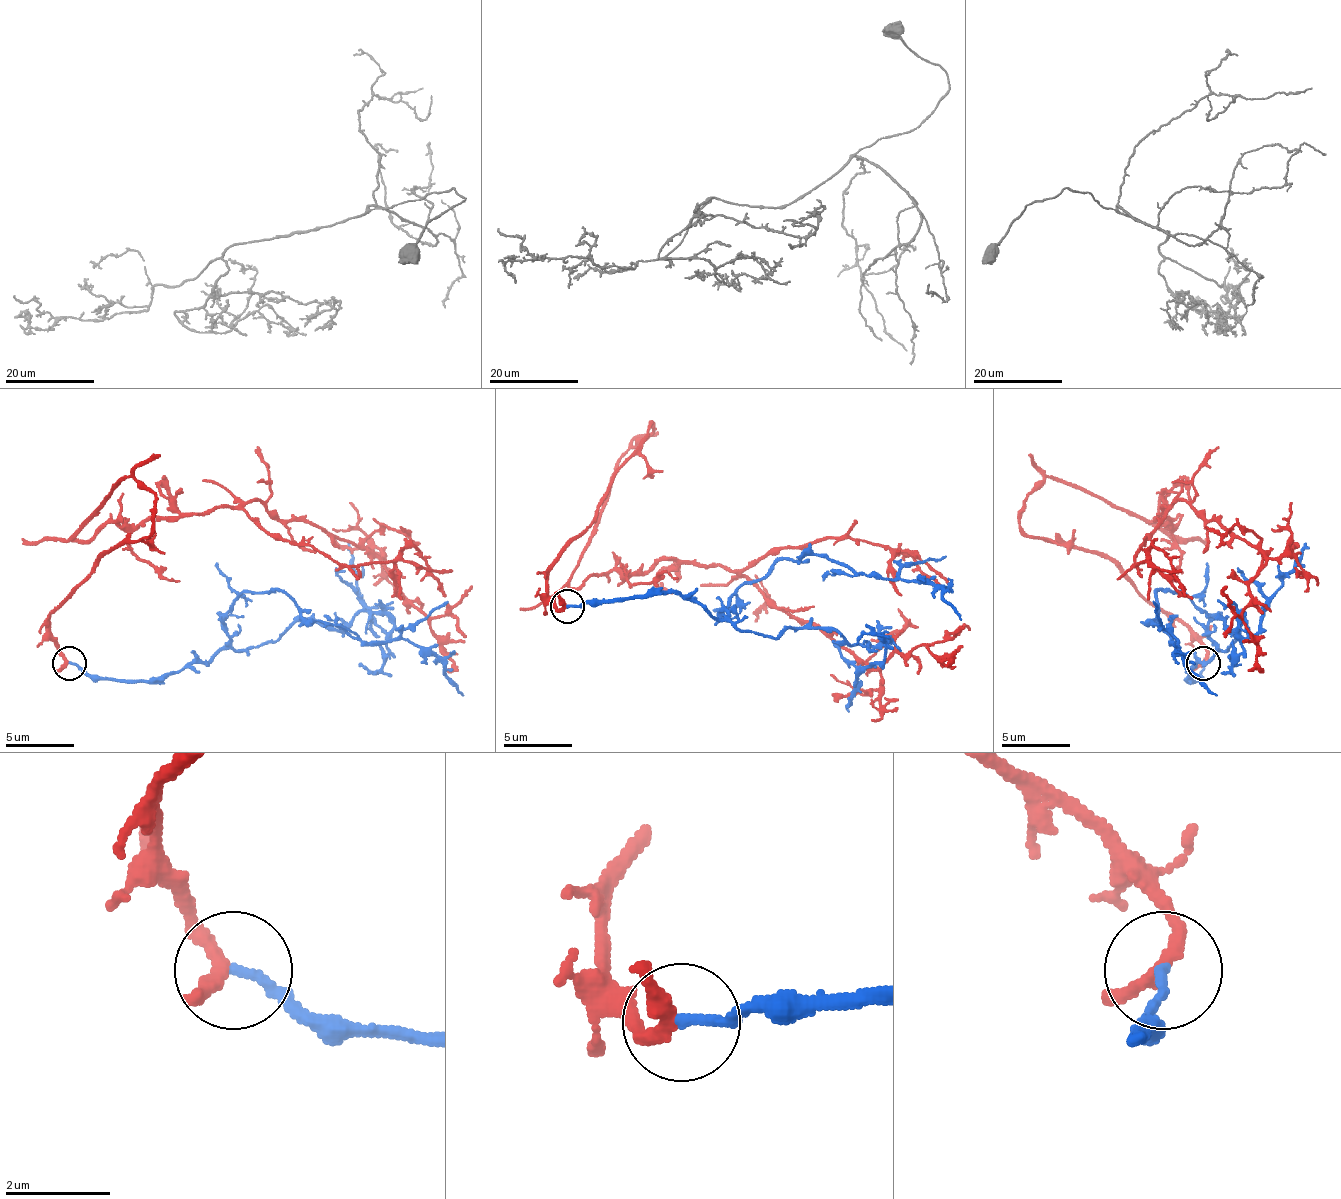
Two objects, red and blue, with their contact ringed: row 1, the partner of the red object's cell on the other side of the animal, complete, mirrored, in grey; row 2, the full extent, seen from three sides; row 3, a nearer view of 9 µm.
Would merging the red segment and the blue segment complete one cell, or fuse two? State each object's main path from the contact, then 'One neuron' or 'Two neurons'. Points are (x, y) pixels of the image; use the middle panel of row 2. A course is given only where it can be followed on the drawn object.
Course of red: (566, 605), (546, 571), (648, 421), (573, 588), (662, 561), (737, 568), (873, 667), (955, 650). Course of blue: (566, 605), (679, 592), (716, 619), (740, 588), (778, 561), (808, 554), (863, 575), (928, 578), (962, 619). One neuron

